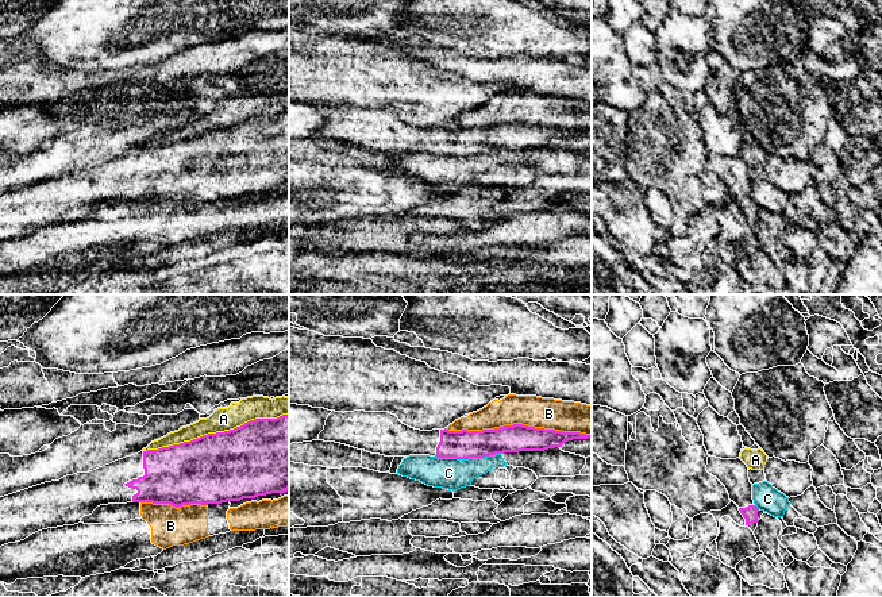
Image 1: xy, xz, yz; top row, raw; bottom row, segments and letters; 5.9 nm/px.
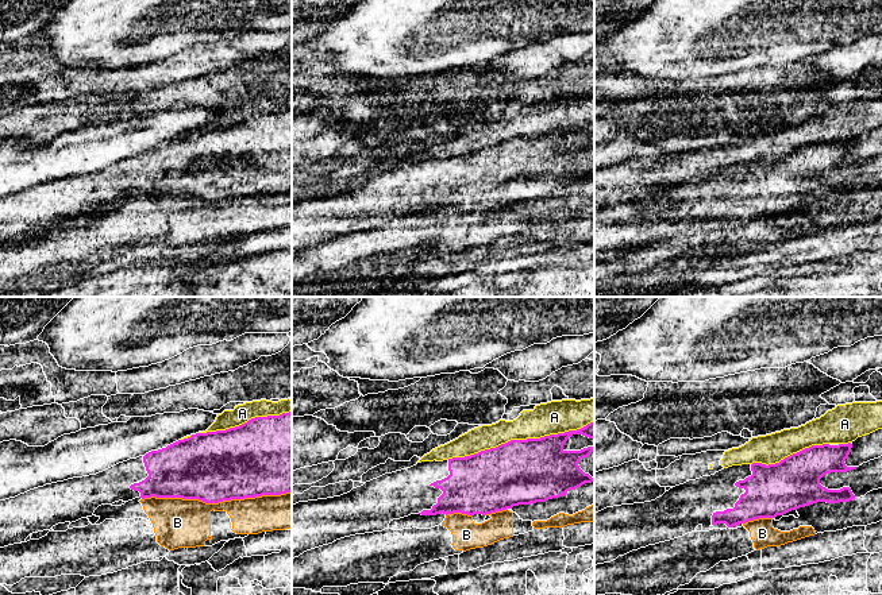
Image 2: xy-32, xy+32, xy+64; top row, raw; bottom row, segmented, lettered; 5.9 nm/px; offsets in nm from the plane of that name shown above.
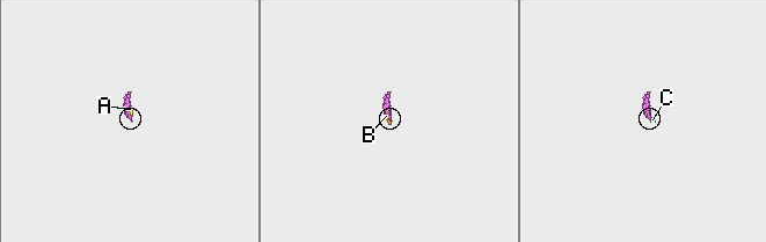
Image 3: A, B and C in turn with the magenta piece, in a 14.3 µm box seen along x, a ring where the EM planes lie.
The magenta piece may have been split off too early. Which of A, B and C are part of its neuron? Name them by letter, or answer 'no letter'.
no letter

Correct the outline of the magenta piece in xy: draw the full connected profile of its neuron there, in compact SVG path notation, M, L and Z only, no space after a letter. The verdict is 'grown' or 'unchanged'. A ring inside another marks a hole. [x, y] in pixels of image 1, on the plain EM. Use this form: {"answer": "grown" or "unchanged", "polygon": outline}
{"answer": "grown", "polygon": "M289 111L282 112L277 116L250 118L244 120L243 123L236 124L234 127L216 130L216 131L208 131L197 136L193 136L190 139L184 139L180 142L162 145L158 147L140 149L135 153L118 157L109 162L105 162L89 170L77 170L73 173L66 173L61 176L59 178L45 180L36 184L8 192L8 193L0 194L0 244L8 240L24 238L30 232L42 227L78 222L81 220L81 216L84 213L92 212L93 208L100 203L127 201L127 200L153 200L153 201L170 201L176 205L180 205L182 203L190 203L190 201L208 203L208 201L222 201L227 199L240 199L243 196L255 196L258 193L266 193L271 190L285 190L288 186L289 186Z"}

